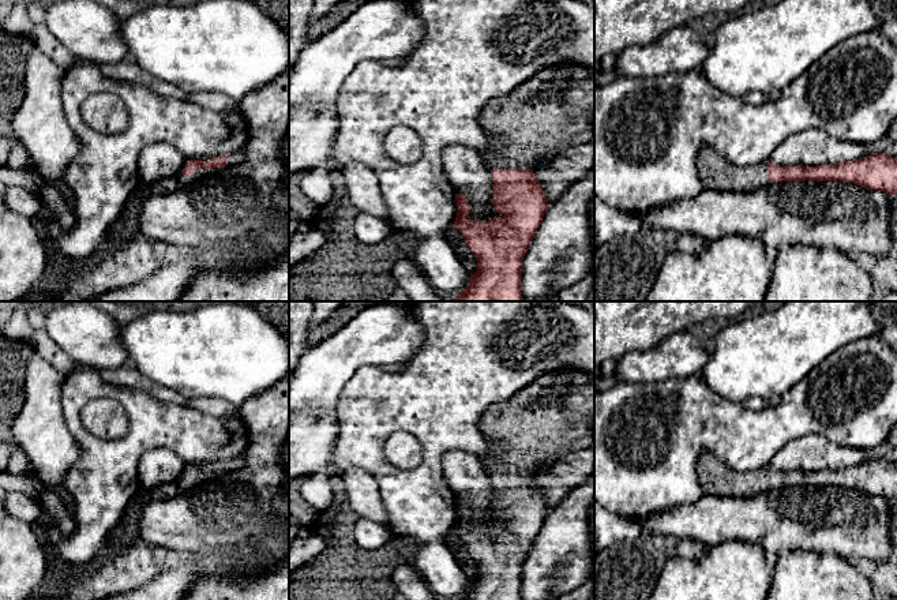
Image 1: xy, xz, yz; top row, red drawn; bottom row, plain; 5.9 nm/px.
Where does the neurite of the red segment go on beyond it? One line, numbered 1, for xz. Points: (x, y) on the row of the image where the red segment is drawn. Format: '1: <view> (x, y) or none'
1: xz (554, 109)

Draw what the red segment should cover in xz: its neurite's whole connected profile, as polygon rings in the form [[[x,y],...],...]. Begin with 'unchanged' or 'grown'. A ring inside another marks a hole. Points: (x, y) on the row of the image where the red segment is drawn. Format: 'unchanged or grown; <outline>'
grown; [[[571,64],[545,67],[508,94],[484,105],[480,115],[481,128],[488,136],[499,139],[502,146],[480,155],[493,181],[491,203],[504,217],[496,215],[491,221],[472,221],[469,200],[463,194],[455,194],[458,213],[453,226],[462,233],[477,260],[477,271],[470,275],[465,290],[455,295],[455,301],[523,301],[521,292],[522,260],[549,206],[543,185],[537,181],[533,170],[566,147],[593,142],[593,120],[594,76],[588,68]]]

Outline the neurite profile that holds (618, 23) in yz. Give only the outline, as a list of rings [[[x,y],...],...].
[[[594,0],[594,60],[619,55],[630,46],[653,44],[668,30],[687,26],[697,18],[739,14],[752,1],[757,0]]]

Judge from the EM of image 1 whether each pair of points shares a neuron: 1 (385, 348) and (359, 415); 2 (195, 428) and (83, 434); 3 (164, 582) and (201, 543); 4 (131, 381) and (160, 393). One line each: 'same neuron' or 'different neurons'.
1: different neurons
2: same neuron
3: different neurons
4: same neuron

